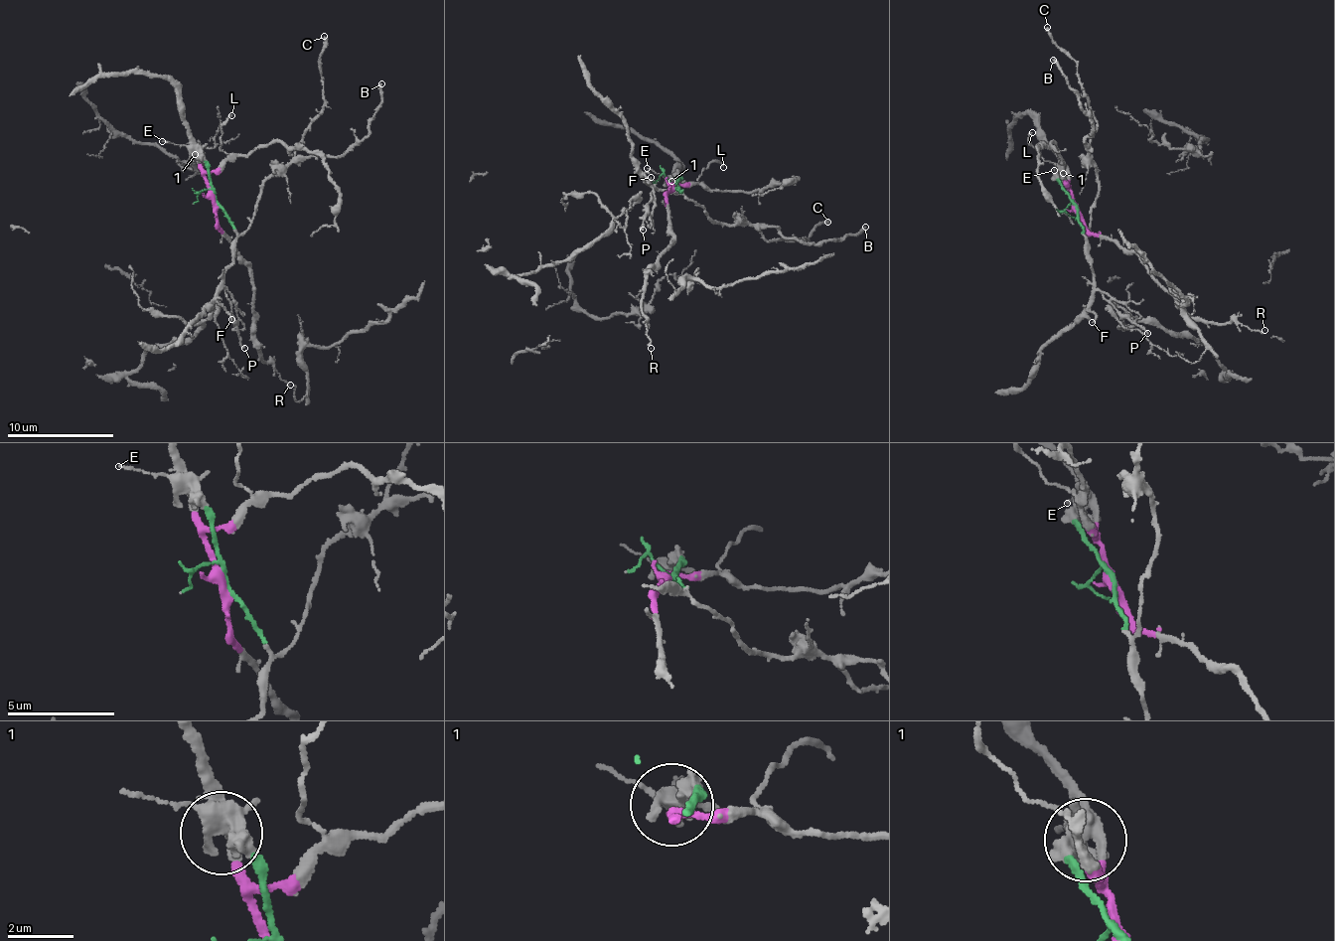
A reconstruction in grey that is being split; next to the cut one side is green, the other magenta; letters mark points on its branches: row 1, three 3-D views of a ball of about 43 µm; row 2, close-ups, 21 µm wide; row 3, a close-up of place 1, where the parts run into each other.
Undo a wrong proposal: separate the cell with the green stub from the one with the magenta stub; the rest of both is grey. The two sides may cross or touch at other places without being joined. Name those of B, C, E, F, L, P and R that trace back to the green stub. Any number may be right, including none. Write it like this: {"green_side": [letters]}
{"green_side": ["B", "C", "E", "F", "P"]}

